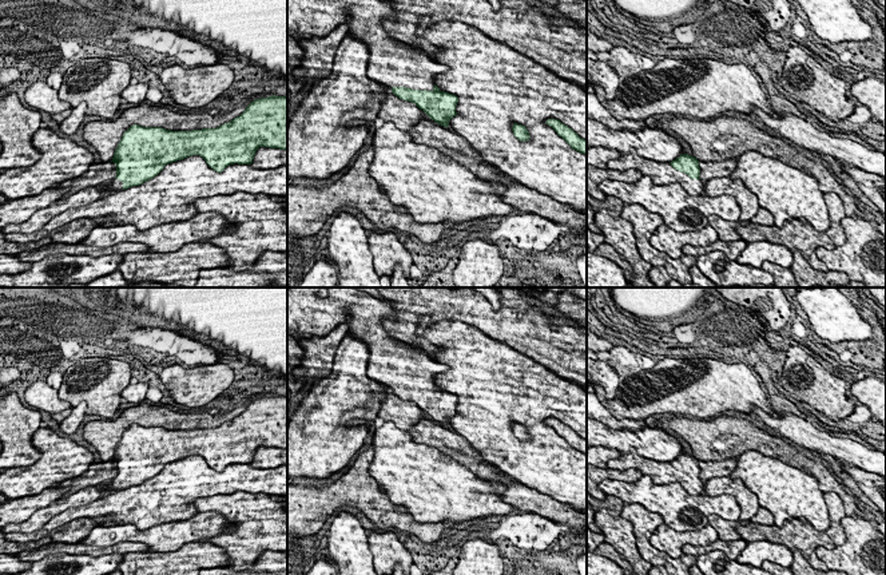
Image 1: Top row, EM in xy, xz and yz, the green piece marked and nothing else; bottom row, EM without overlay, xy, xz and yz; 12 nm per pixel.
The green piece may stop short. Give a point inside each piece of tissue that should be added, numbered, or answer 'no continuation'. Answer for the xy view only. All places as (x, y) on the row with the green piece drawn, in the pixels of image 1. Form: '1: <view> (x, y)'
1: xy (115, 185)

